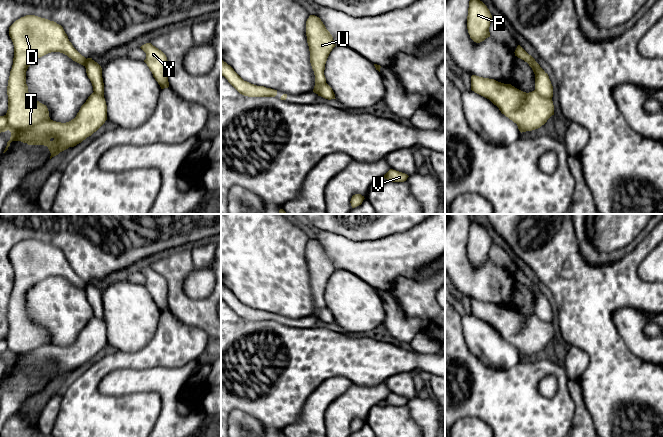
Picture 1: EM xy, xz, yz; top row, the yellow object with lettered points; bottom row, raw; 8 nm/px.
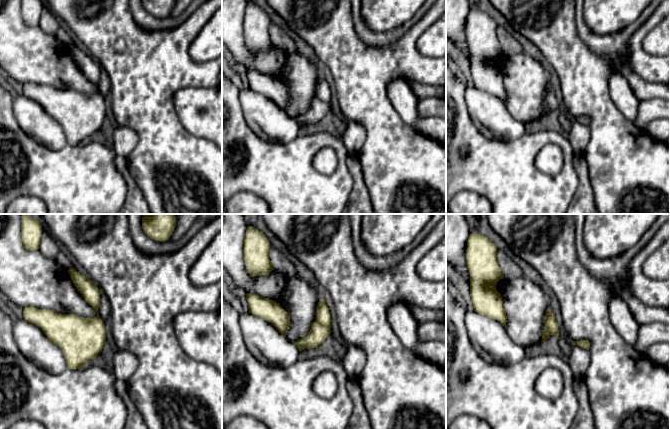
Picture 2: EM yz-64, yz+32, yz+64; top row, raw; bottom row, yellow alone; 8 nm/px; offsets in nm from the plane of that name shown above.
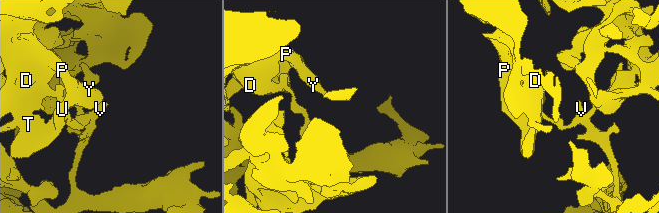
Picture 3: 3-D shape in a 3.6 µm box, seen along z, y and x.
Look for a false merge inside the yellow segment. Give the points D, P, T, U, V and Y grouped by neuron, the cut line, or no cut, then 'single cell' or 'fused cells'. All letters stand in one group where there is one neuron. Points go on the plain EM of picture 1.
groups D P T U Y / V; cut yz (534, 314), (551, 324); fused cells

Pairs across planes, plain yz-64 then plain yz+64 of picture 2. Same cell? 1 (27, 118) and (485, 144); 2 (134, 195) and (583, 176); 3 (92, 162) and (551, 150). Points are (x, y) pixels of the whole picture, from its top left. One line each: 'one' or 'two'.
1: two
2: one
3: two

